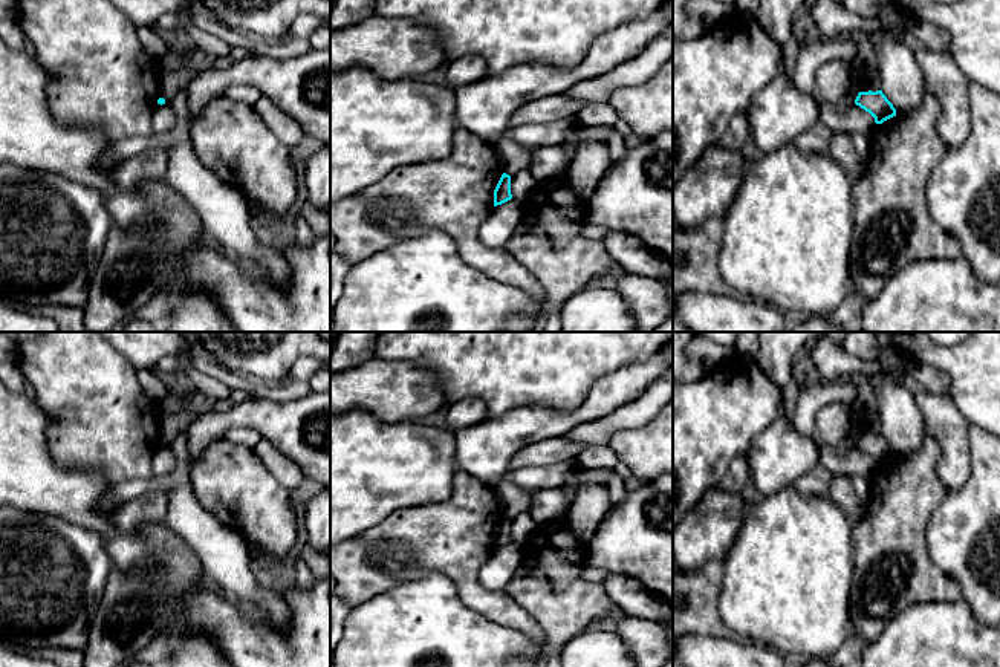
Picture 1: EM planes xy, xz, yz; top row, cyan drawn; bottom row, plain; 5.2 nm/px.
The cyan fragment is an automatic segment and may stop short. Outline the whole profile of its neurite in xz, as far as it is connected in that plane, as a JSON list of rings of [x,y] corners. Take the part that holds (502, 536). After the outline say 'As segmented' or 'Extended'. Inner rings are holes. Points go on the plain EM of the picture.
[[[503,516],[494,532],[494,549],[502,548],[512,542],[511,537],[511,519]]]. As segmented

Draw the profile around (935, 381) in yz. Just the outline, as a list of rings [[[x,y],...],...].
[[[913,364],[908,373],[925,389],[934,395],[950,395],[950,378],[933,367]]]

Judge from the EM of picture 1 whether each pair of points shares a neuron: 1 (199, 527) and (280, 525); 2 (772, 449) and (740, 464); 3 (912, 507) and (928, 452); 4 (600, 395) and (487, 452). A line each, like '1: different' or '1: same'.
1: different
2: different
3: same
4: same

